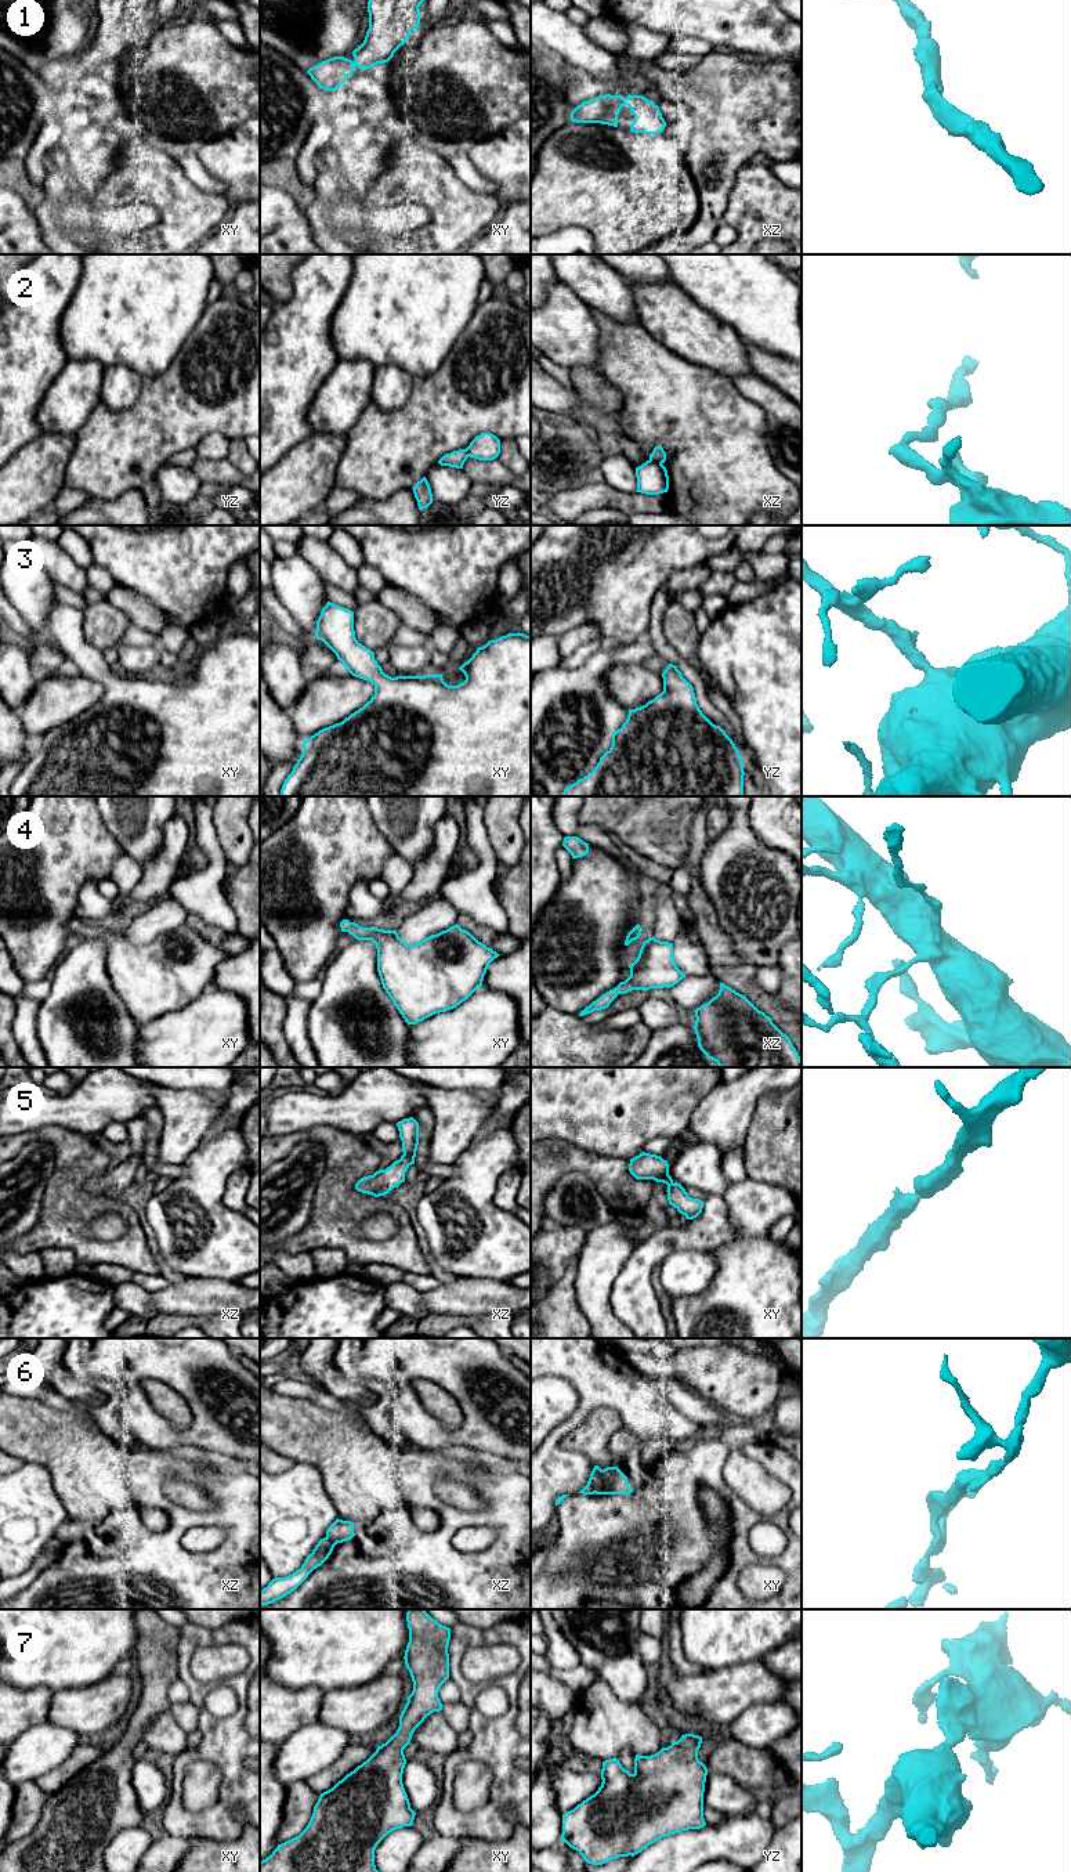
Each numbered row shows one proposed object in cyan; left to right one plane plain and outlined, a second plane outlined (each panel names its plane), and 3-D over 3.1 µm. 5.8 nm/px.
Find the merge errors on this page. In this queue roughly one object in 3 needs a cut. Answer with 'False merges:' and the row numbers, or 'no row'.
False merges: 2, 6

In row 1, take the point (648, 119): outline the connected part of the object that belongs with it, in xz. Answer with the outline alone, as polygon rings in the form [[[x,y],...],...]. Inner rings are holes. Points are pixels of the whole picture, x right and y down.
[[[598,95],[583,101],[571,112],[571,120],[576,123],[601,123],[618,127],[619,111],[627,105],[634,115],[630,131],[659,134],[665,130],[666,122],[659,106],[643,95]]]

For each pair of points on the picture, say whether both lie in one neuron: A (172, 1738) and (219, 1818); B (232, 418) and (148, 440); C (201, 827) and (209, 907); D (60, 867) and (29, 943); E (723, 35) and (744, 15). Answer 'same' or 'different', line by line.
A: different
B: same
C: same
D: same
E: same

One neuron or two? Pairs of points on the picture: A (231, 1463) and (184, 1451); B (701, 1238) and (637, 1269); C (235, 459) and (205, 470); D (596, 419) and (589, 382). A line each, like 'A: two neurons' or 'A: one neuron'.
A: one neuron
B: one neuron
C: two neurons
D: two neurons

